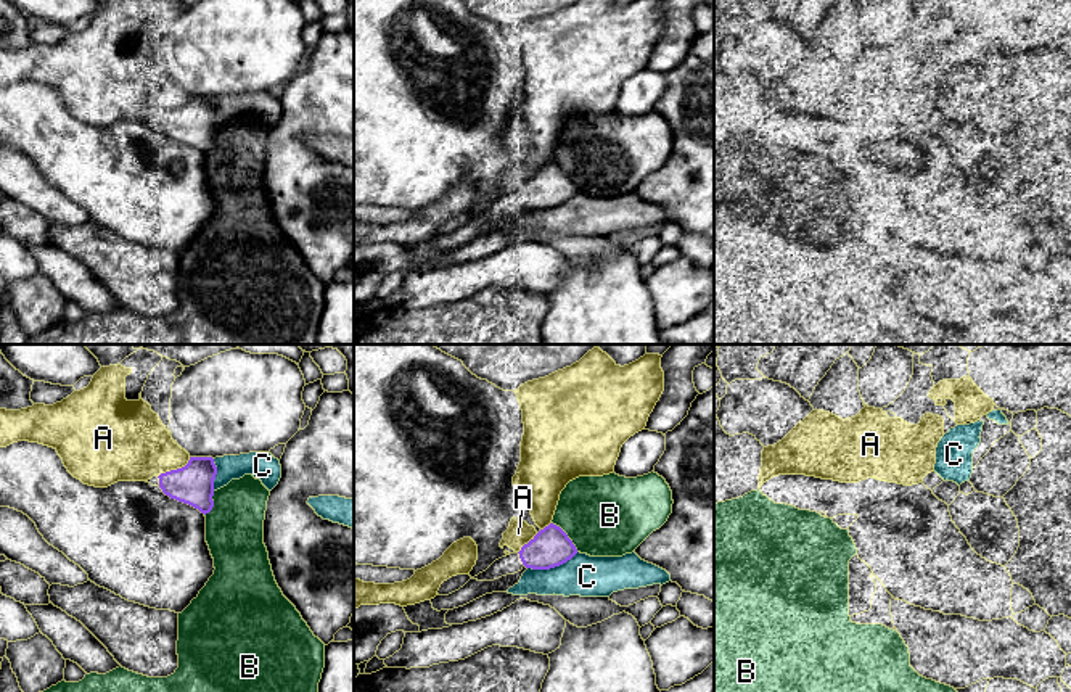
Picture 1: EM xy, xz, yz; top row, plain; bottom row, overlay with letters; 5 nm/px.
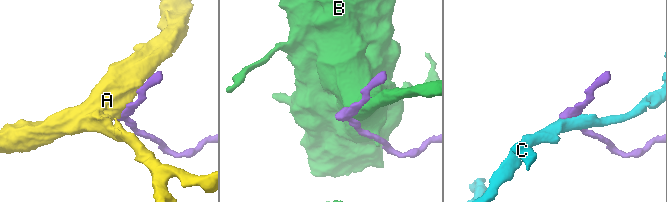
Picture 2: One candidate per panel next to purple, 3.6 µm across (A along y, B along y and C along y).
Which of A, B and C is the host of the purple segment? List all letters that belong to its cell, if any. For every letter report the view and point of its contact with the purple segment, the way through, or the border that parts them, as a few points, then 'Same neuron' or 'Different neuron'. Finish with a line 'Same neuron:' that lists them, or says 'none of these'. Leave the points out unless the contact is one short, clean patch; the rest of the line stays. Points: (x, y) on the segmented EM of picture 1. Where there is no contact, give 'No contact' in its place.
A: Touches purple at xy (174, 470). Boundary: xy (190, 457), (184, 465), (166, 470), (158, 477). Different neuron
B: Touches purple at xz (566, 536). Different neuron
C: Touches purple at xz (552, 567). Boundary: xz (578, 552), (549, 568), (528, 568). Different neuron
Same neuron: none of these

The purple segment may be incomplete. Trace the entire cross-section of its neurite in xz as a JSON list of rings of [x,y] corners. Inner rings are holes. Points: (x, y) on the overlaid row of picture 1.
[[[550,523],[540,529],[518,554],[495,560],[486,571],[474,576],[478,581],[494,581],[515,575],[524,566],[532,570],[550,570],[571,560],[577,554],[568,534]]]

